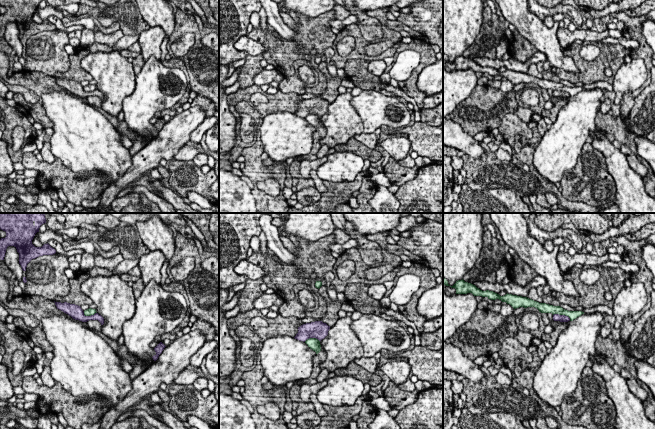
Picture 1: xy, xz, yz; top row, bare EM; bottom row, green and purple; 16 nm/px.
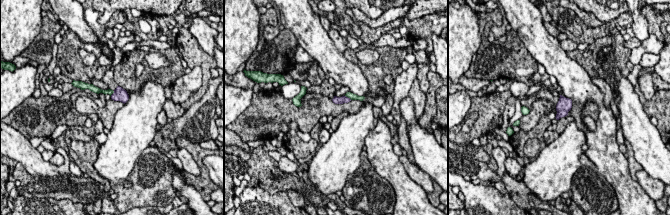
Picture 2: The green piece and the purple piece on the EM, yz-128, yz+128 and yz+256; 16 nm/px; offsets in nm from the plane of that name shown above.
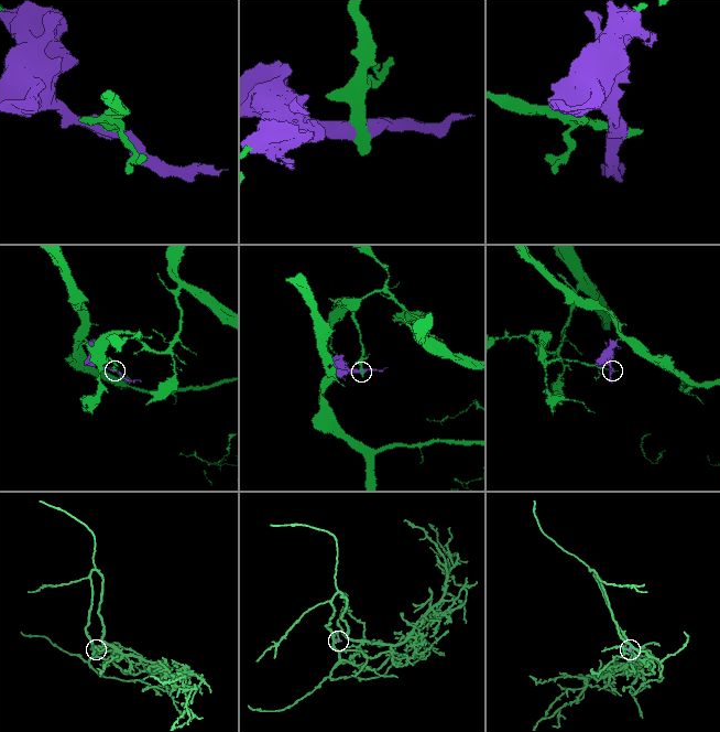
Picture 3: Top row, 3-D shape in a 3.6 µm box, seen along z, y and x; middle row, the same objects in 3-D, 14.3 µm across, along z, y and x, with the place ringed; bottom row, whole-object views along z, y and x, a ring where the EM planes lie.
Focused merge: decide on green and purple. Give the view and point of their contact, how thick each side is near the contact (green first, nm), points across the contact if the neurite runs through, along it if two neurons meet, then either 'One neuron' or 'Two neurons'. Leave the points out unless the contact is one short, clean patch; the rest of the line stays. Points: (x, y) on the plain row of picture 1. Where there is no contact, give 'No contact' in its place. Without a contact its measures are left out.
Touches green at yz (562, 90). Thickness 140 nm (green) against 130 nm. Boundary: yz (553, 90), (564, 90), (570, 96). Two neurons

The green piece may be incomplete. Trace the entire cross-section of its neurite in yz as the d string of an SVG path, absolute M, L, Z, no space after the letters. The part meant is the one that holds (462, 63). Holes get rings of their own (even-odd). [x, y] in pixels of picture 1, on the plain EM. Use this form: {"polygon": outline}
{"polygon": "M463 55L456 57L456 59L450 63L456 65L456 70L472 69L474 72L487 73L488 75L491 75L491 76L499 75L502 78L506 78L507 80L510 80L514 85L519 83L524 83L524 84L535 83L541 89L552 89L553 91L559 90L559 91L568 92L570 94L570 97L573 97L577 93L584 90L584 88L582 87L568 87L563 85L560 82L553 82L546 79L539 79L527 73L512 71L508 69L504 72L500 72L499 70L493 67L489 67L489 66L482 67L479 64L477 64L475 61L465 58Z"}

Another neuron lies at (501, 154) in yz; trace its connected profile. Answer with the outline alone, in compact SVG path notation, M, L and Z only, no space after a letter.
M499 148L496 152L494 152L497 159L503 162L511 162L512 161L512 156L508 153L508 151Z

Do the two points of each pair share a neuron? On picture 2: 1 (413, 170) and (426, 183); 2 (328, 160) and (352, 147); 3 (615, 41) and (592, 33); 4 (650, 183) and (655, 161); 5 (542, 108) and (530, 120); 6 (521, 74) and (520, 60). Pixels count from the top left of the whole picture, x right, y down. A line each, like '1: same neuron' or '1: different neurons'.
1: same neuron
2: same neuron
3: different neurons
4: different neurons
5: same neuron
6: same neuron

